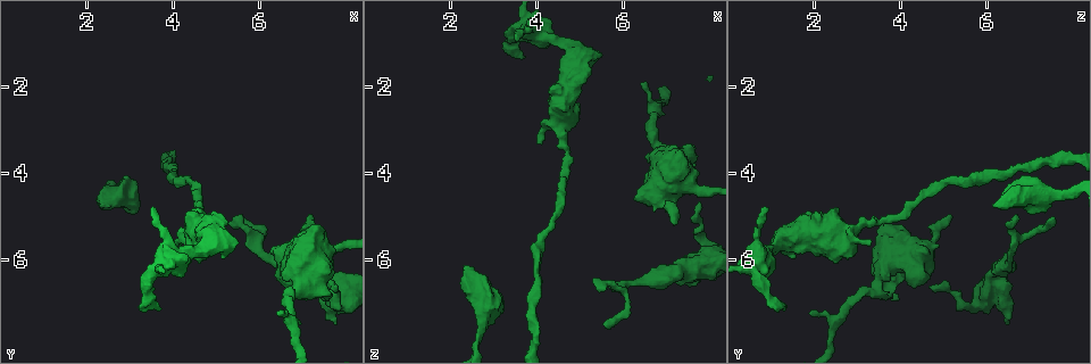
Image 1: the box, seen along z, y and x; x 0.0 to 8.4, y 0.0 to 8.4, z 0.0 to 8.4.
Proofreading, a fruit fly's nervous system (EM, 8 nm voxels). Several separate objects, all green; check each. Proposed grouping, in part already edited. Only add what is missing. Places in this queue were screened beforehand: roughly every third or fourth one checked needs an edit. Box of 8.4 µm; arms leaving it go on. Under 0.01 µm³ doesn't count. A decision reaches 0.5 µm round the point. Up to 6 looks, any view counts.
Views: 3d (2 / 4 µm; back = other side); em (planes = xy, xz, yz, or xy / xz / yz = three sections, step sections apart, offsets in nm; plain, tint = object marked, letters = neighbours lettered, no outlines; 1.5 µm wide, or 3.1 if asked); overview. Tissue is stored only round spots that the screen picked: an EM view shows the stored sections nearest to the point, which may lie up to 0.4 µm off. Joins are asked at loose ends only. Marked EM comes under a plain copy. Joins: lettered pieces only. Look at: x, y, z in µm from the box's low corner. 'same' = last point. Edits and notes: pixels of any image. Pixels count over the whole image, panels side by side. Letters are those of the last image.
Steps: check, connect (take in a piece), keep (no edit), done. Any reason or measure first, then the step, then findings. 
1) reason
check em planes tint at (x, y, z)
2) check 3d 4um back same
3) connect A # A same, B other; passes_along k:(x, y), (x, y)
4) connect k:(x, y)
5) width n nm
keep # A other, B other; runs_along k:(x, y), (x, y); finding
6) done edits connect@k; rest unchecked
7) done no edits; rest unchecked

free end
check em xy step 8 tint at (7.75, 7.50, 6.55)

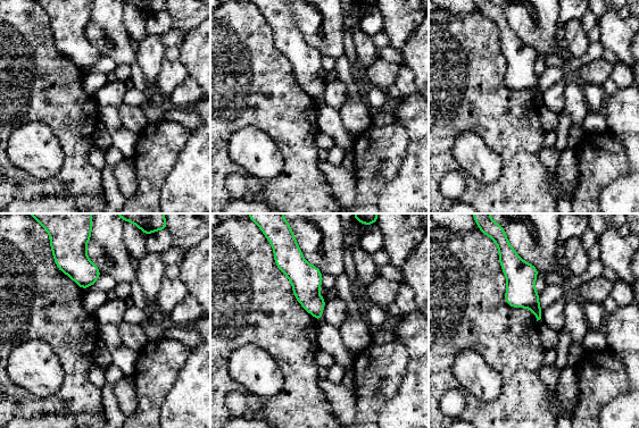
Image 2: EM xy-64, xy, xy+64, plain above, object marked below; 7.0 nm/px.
check em planes letters same

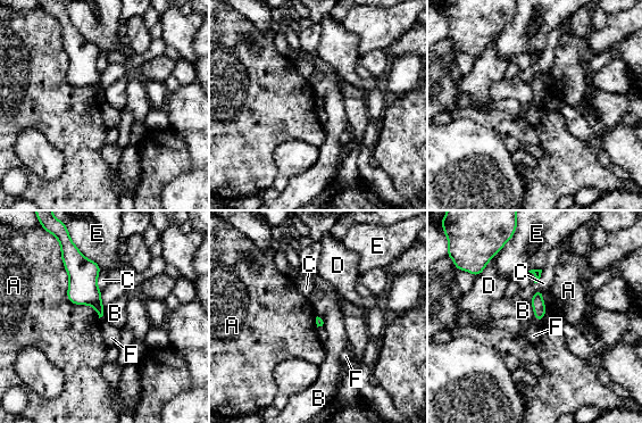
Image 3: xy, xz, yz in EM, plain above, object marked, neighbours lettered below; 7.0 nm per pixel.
keep # A other, B other, C other, D other, E other, F other; border 3:(60, 251), (67, 298), (99, 318); no lettered piece goes on from it

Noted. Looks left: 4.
an open end
check 3d 4um at (6.45, 7.15, 1.90)

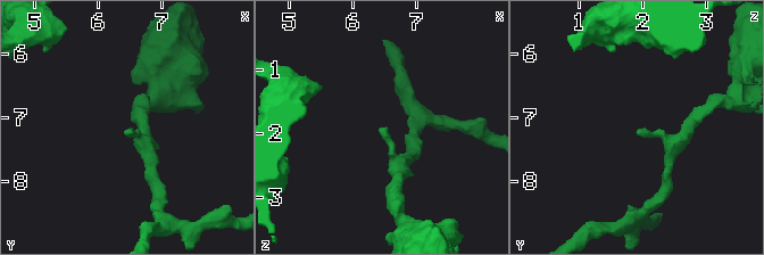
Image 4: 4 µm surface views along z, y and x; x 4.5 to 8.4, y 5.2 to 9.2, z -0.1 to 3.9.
check em yz step 4 letters at (6.45, 7.25, 1.90)

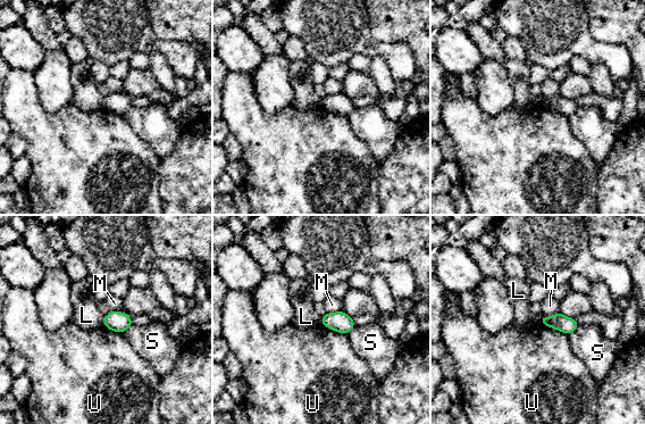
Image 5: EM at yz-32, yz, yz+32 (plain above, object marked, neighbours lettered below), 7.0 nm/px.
cut it another way
check em planes letters same

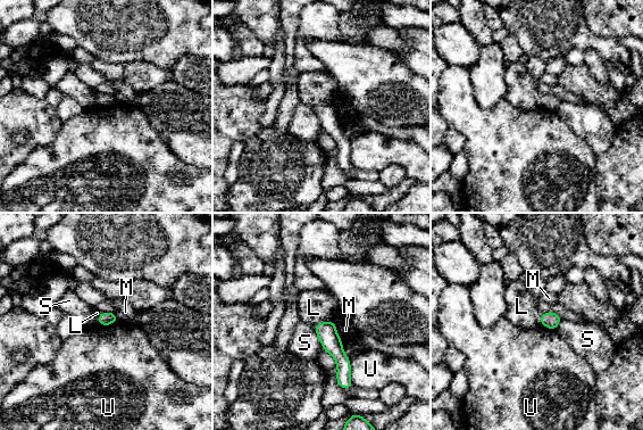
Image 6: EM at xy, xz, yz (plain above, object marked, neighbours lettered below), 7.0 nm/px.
keep # L other, M other, S other, U other; runs_along 6:(318, 327), (343, 362), (345, 386); no lettered piece goes on from it

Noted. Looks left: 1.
done no edits; rest unchecked

